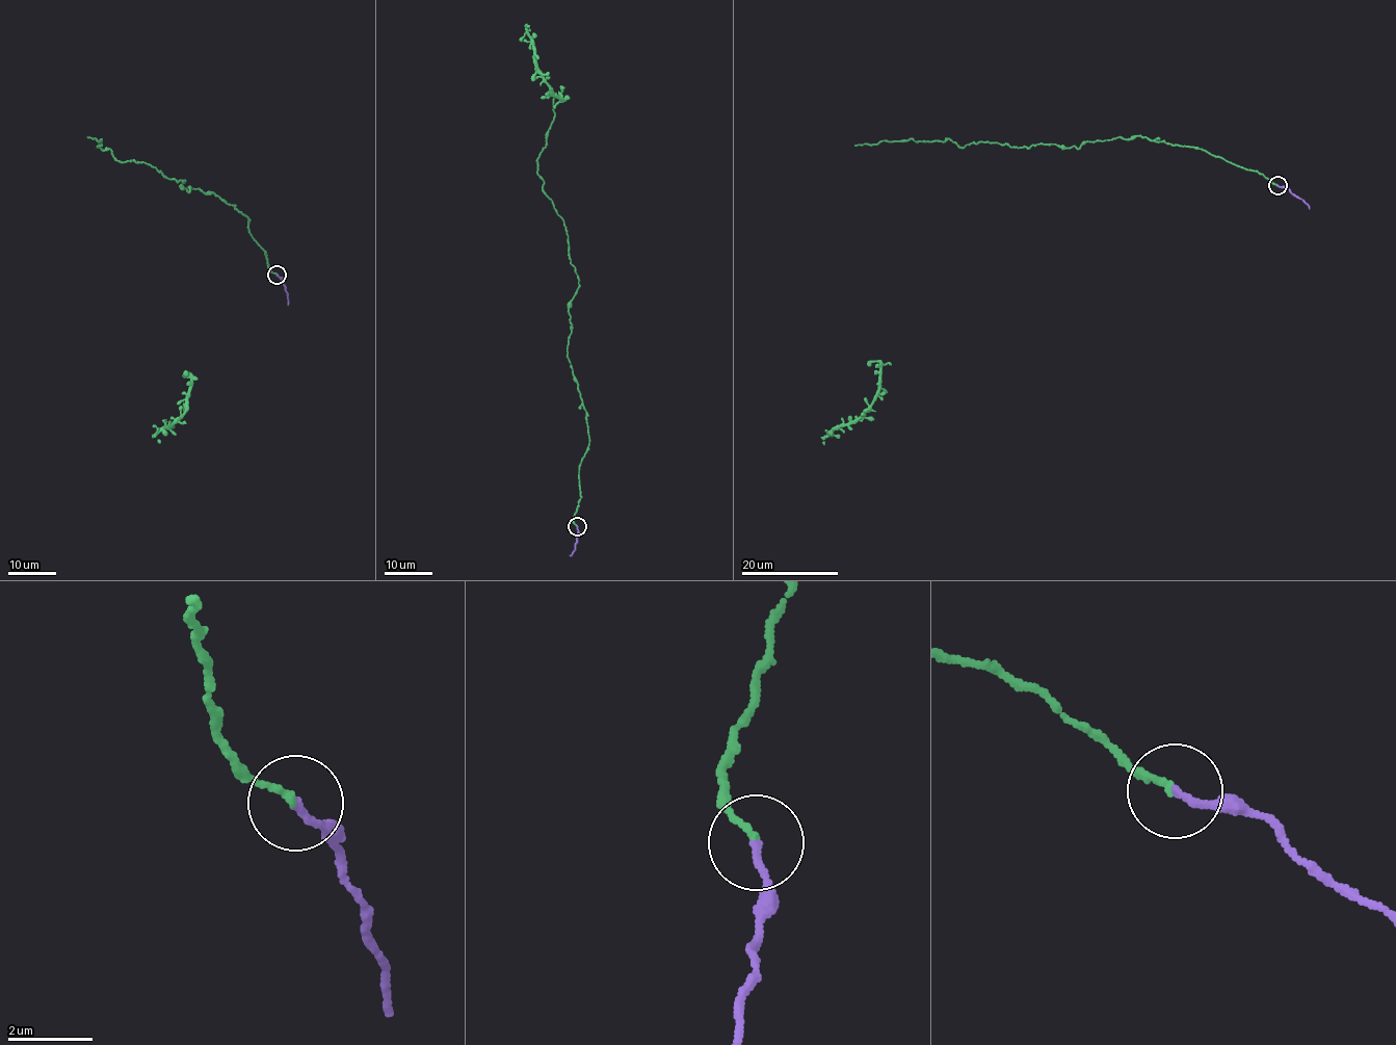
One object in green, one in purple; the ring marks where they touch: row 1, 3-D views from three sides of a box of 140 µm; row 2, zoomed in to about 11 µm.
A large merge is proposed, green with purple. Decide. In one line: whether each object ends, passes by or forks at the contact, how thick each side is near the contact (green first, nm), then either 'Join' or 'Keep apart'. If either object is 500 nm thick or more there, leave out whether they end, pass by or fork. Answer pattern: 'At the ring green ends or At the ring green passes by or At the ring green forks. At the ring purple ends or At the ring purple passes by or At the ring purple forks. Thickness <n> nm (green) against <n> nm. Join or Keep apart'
At the ring green ends. At the ring purple ends. Thickness 170 nm (green) against 170 nm. Join

